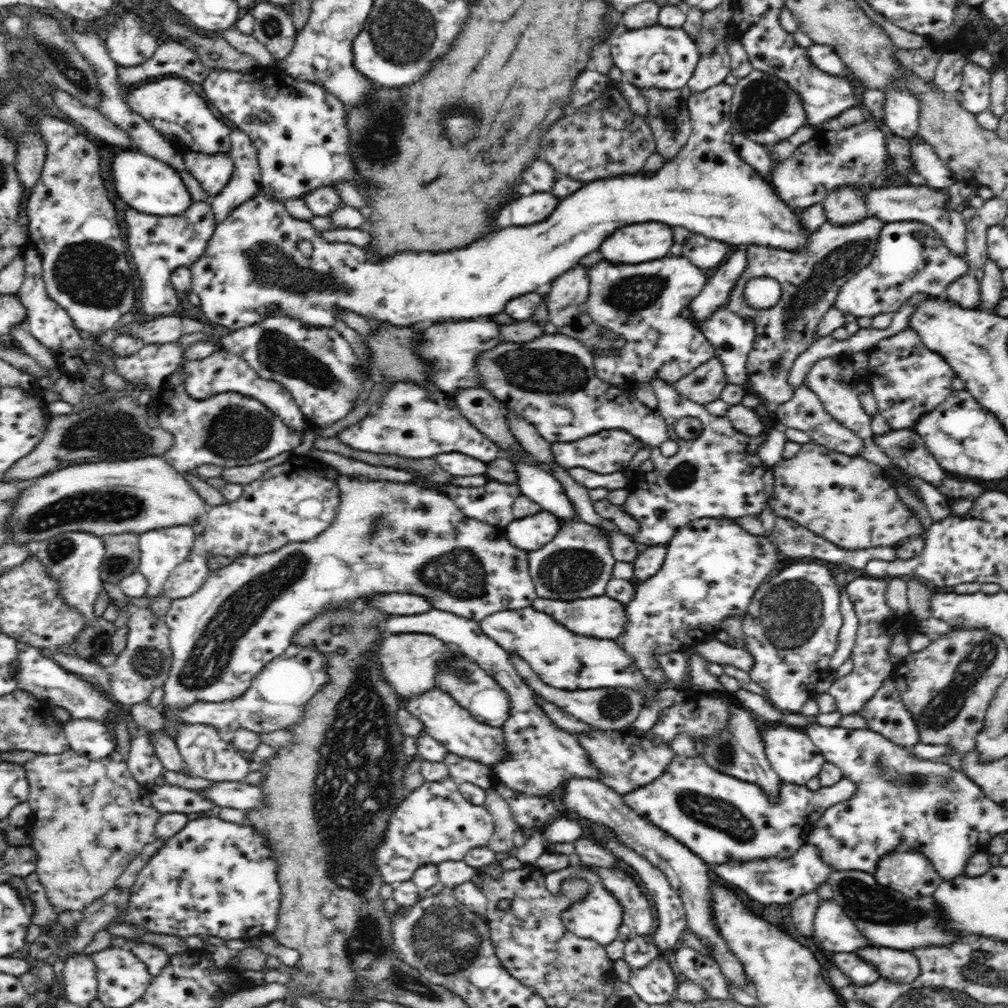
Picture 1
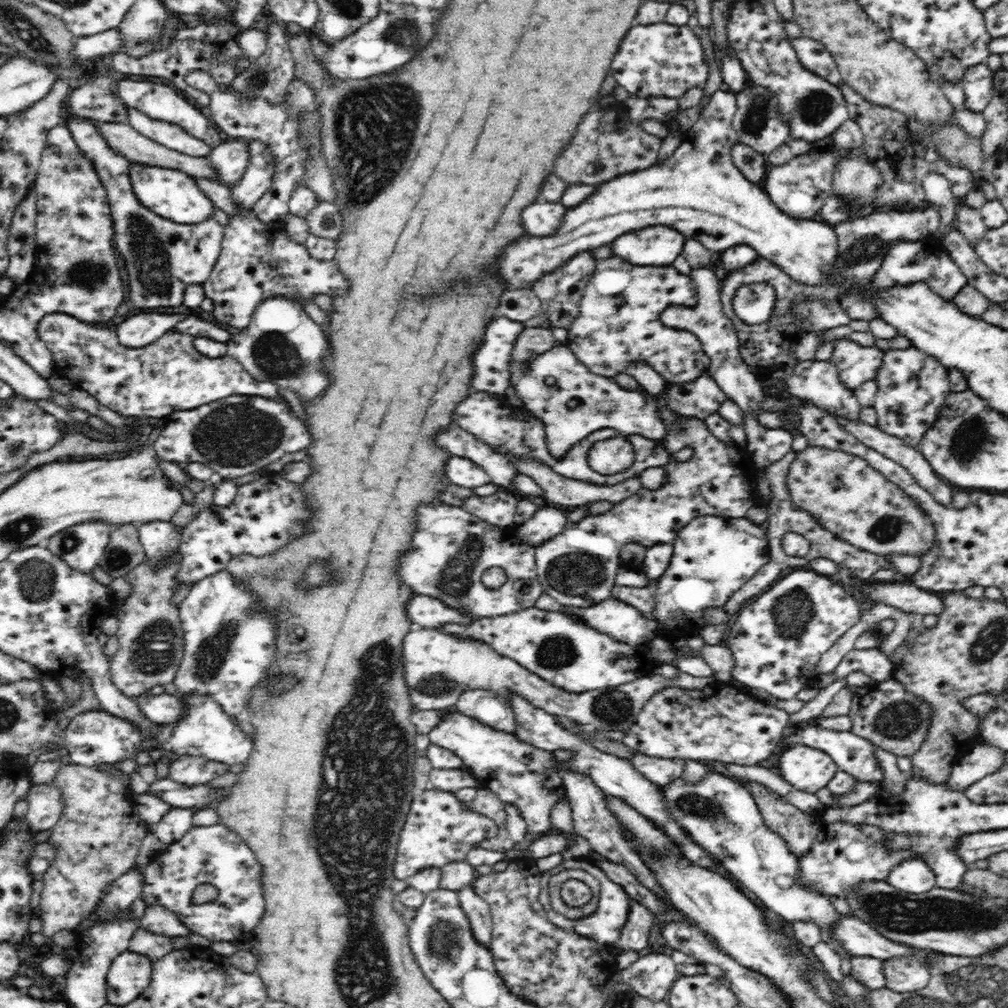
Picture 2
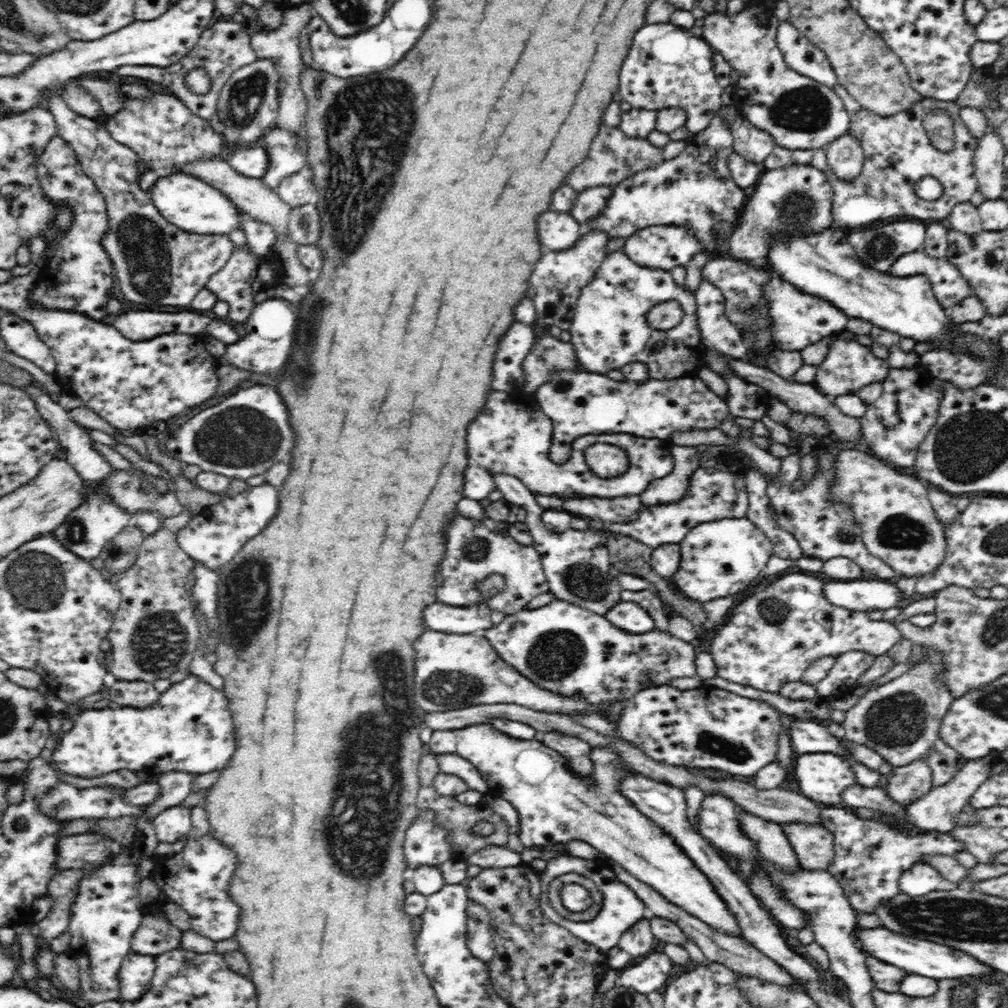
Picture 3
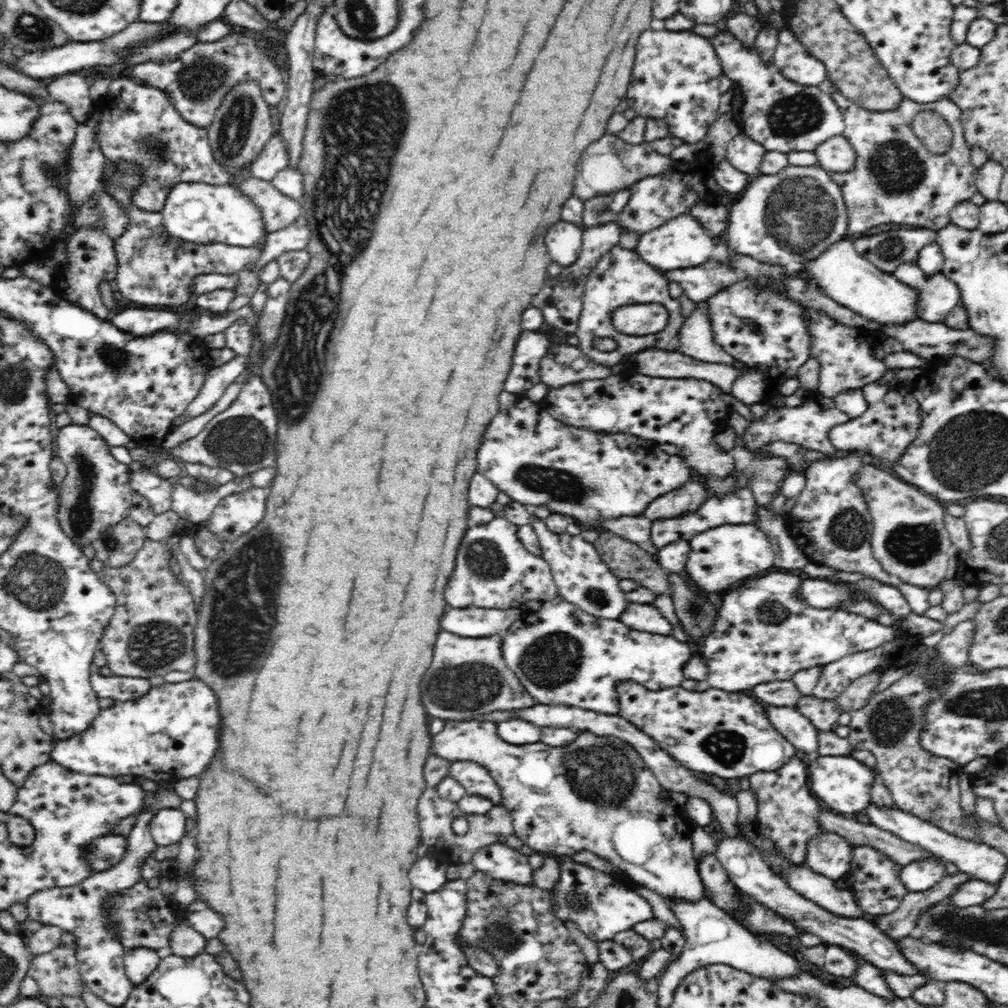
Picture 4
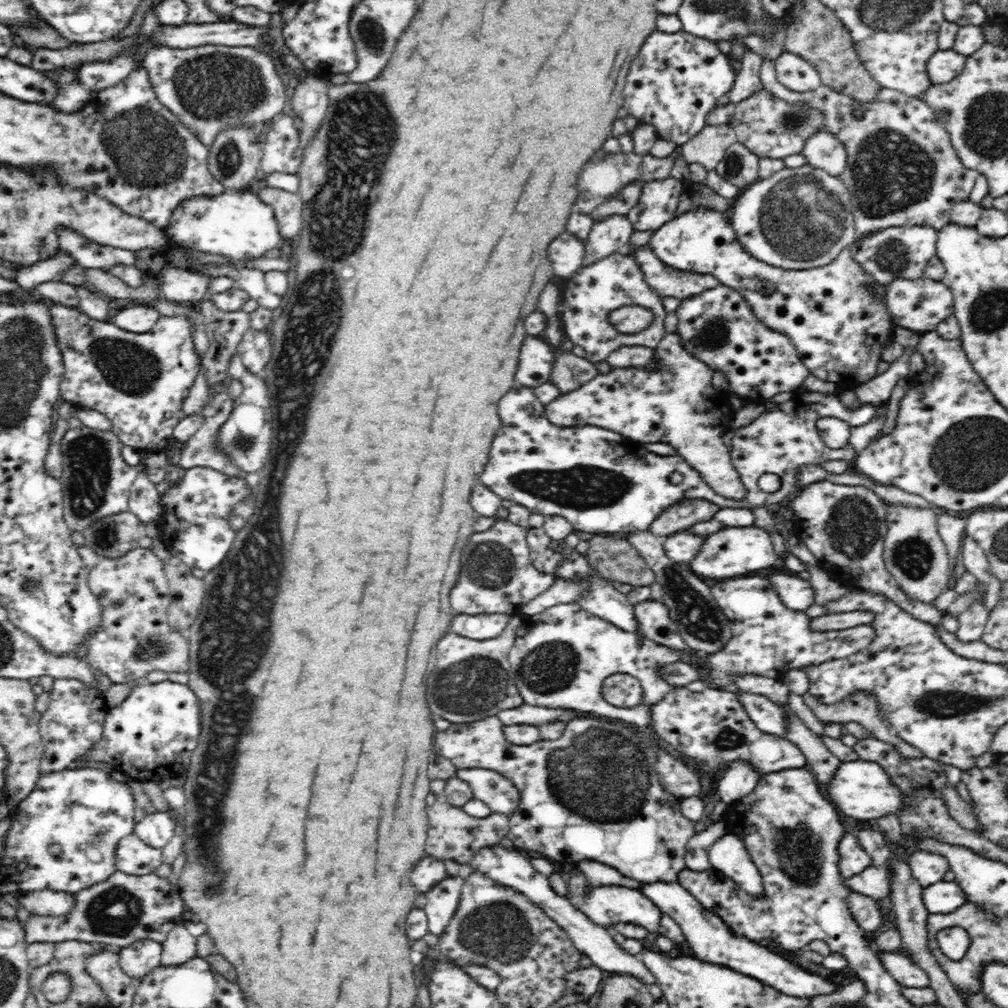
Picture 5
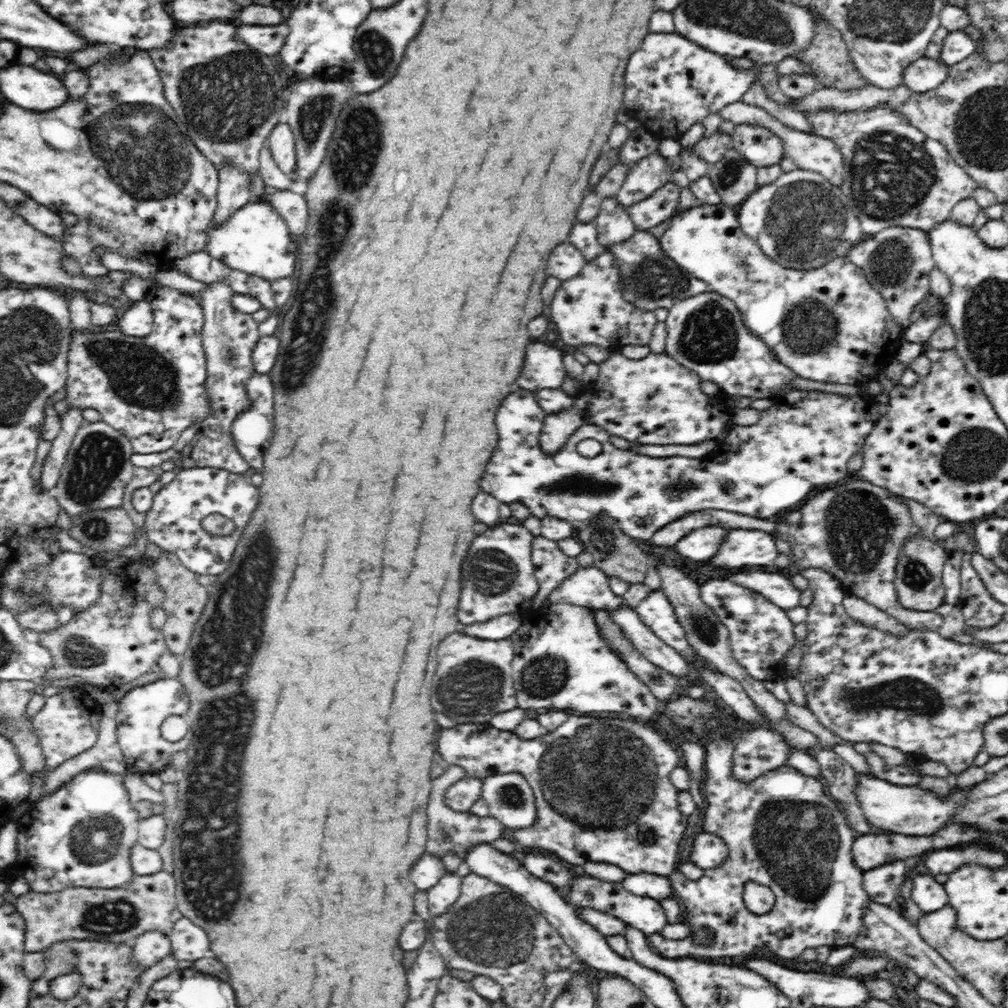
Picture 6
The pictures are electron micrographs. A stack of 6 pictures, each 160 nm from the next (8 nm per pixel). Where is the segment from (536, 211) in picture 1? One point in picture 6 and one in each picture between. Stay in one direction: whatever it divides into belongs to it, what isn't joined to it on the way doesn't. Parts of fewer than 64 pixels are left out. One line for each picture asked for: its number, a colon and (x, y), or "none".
2: (544, 220)
3: (559, 232)
4: (564, 241)
5: (567, 252)
6: (566, 261)

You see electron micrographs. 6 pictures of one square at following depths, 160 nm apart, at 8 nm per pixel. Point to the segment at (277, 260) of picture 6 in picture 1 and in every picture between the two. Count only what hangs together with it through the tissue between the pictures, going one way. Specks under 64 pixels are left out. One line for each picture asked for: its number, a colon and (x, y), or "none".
1: (148, 185)
2: (172, 194)
3: (192, 205)
4: (196, 212)
5: (239, 226)

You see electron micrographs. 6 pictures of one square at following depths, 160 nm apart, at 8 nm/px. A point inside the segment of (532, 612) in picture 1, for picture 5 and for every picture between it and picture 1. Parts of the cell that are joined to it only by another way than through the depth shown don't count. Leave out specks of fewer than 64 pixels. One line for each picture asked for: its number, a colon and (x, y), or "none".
2: (559, 647)
3: (561, 647)
4: (562, 655)
5: (563, 656)

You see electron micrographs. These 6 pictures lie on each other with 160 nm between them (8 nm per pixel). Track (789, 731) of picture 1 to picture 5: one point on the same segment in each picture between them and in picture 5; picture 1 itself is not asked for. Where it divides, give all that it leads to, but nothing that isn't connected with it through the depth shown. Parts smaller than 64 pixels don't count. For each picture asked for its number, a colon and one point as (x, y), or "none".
2: (808, 769)
3: (823, 777)
4: (843, 784)
5: (862, 789)

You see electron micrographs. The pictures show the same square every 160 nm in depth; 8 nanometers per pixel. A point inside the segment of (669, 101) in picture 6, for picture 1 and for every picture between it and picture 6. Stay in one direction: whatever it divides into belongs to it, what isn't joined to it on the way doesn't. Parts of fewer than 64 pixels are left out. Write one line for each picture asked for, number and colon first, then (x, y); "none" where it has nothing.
1: (630, 48)
2: (658, 60)
3: (668, 66)
4: (676, 75)
5: (675, 81)

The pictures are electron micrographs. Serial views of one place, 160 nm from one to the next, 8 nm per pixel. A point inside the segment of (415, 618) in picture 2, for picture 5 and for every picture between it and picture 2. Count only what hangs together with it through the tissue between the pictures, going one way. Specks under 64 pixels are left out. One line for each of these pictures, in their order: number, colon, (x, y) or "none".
3: (440, 617)
4: (478, 622)
5: (484, 626)

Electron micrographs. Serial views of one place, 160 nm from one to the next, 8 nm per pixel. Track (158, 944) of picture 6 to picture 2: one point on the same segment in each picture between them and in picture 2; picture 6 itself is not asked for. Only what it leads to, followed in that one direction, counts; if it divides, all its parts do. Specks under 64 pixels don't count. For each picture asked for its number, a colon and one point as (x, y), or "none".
2: (130, 974)
3: (137, 970)
4: (139, 962)
5: (138, 959)

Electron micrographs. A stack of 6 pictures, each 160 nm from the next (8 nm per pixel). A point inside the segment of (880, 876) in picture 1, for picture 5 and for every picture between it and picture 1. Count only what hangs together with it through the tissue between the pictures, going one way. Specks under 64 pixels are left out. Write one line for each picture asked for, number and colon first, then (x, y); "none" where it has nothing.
2: (914, 876)
3: (920, 879)
4: (923, 874)
5: (927, 868)

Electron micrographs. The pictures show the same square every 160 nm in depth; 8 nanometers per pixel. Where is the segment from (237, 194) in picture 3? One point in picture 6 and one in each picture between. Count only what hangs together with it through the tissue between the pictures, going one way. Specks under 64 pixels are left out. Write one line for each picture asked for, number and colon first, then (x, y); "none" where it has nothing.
4: (279, 211)
5: (288, 207)
6: (292, 207)

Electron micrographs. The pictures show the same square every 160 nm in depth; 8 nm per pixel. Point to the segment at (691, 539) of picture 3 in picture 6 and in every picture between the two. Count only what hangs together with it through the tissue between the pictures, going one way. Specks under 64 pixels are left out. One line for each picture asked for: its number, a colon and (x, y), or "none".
4: (721, 558)
5: (732, 552)
6: (744, 549)

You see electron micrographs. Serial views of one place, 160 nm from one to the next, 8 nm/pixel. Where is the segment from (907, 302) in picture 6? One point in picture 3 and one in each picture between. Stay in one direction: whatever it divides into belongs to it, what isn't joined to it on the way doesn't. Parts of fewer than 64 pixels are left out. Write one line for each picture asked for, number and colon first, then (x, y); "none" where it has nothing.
3: (879, 246)
4: (887, 251)
5: (900, 252)

